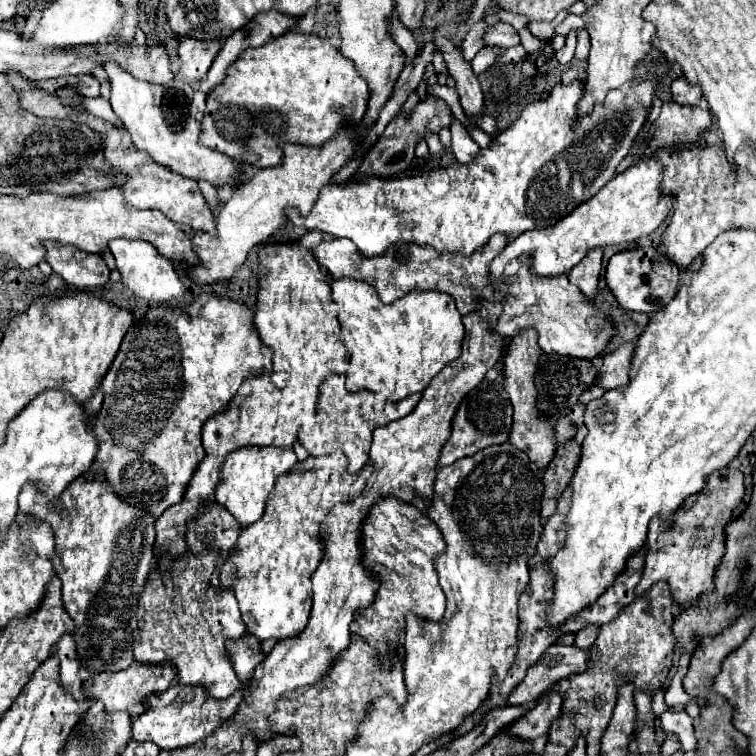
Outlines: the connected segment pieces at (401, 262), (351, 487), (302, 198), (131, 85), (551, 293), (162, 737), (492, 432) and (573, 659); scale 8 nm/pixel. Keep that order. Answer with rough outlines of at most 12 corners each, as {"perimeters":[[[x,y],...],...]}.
{"perimeters":[[[508,236],[468,258],[400,244],[364,258],[350,238],[312,248],[338,278],[394,302],[442,290],[462,314],[480,310],[490,260]],[[342,452],[276,480],[228,558],[258,640],[298,636],[310,616],[320,524],[370,476]],[[344,130],[322,148],[282,144],[280,166],[234,190],[216,234],[192,246],[196,284],[228,280],[250,250],[318,192],[354,152]],[[104,70],[138,150],[182,176],[234,186],[238,164],[200,146],[194,90]],[[564,274],[522,282],[498,334],[538,332],[546,354],[586,360],[610,320]],[[198,686],[148,696],[132,740],[184,748],[218,728],[222,702]],[[484,380],[452,418],[436,470],[506,442],[512,404]],[[552,644],[508,696],[520,706],[584,672],[592,646]]]}

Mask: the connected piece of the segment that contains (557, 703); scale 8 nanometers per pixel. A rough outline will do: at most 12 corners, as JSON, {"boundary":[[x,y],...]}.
{"boundary":[[548,692],[514,722],[526,740],[546,736],[562,714],[562,692]]}

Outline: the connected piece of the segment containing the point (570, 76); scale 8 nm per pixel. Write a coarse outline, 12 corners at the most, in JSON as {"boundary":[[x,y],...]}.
{"boundary":[[572,66],[564,72],[562,84],[580,80],[586,84],[586,66]]}

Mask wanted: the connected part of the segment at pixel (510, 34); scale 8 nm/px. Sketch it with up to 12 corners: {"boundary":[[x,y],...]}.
{"boundary":[[499,22],[487,31],[486,46],[510,48],[520,36],[509,23]]}

